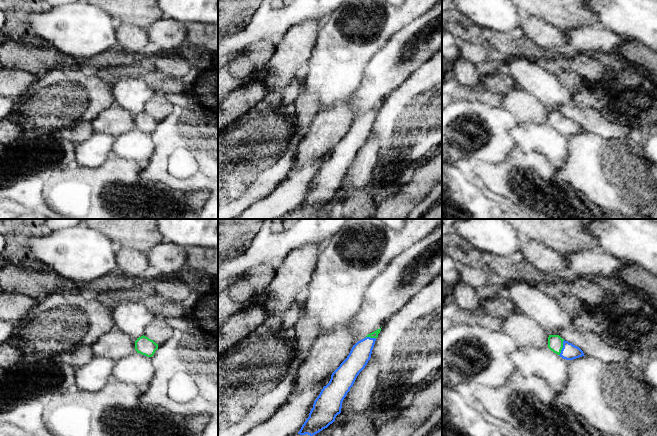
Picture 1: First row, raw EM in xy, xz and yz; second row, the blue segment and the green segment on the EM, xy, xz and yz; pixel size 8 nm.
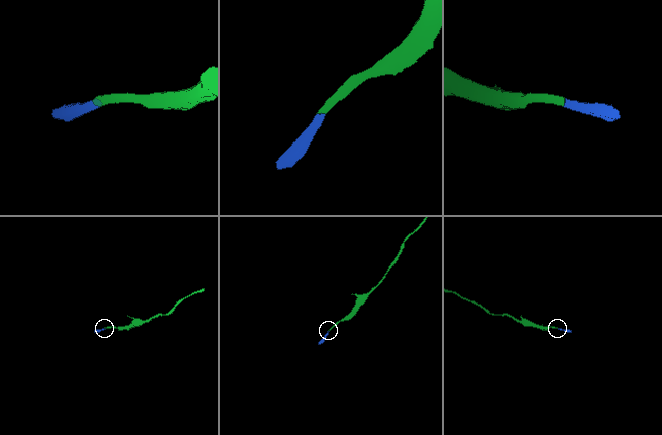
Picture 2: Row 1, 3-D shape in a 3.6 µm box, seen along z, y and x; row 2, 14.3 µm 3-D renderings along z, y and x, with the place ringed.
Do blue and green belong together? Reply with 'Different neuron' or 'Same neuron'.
Same neuron

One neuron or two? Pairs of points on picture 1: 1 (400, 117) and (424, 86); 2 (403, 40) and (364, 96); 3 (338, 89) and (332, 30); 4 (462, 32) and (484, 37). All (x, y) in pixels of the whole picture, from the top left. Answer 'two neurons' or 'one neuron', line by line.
1: one neuron
2: one neuron
3: one neuron
4: one neuron

